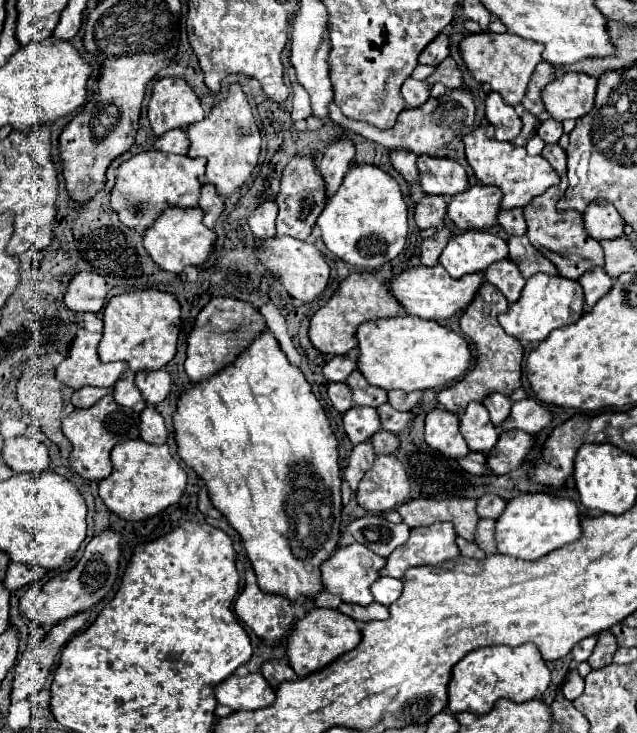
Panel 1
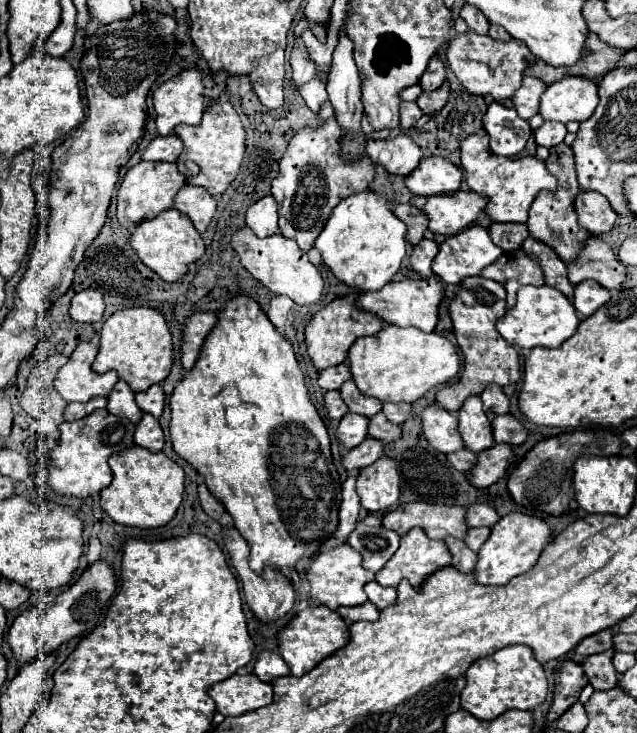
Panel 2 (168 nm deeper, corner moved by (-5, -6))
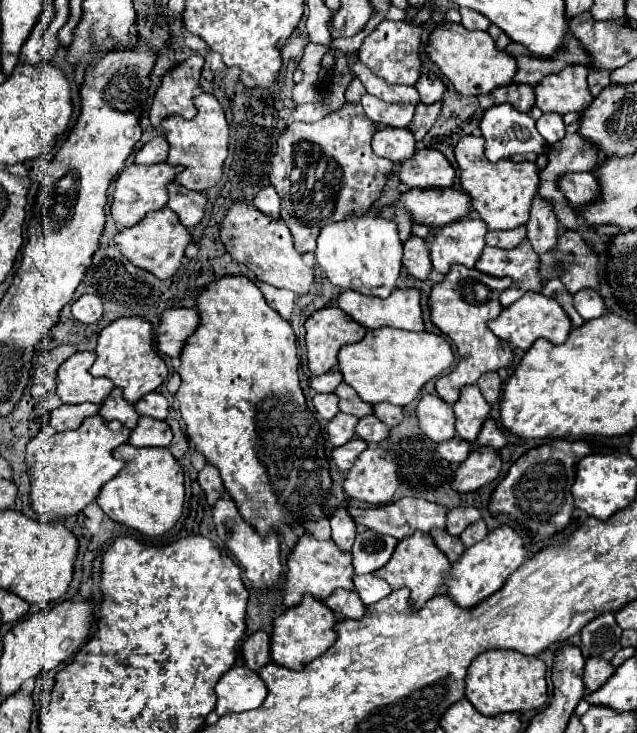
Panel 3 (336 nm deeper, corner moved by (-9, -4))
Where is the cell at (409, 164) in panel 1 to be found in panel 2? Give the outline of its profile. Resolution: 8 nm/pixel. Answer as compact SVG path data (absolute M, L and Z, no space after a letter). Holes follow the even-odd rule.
M403 133L391 139L367 139L365 149L373 163L379 163L391 175L403 177L409 175L423 157L419 145L409 135Z

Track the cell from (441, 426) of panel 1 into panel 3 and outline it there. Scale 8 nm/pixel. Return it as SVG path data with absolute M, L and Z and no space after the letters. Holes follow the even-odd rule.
M423 395L417 405L417 419L423 433L435 441L443 443L453 439L455 433L455 415L453 407L445 403L439 395Z

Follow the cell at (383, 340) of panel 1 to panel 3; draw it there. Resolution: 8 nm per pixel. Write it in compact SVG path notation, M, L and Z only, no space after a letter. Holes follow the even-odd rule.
M379 327L379 329L367 331L367 335L359 343L341 347L337 359L339 359L339 371L343 373L343 381L349 383L365 403L375 405L375 403L385 401L385 403L401 405L401 407L417 399L419 389L433 377L439 377L443 371L451 369L455 361L451 345L441 335L427 333L427 331L413 333L413 331L403 331L403 329L393 329L393 327Z

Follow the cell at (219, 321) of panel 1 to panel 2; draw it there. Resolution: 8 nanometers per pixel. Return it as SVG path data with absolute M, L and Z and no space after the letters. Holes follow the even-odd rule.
M211 311L209 313L193 313L185 321L183 341L181 341L181 365L183 365L183 369L189 371L193 367L207 333L213 329L215 323L217 323L217 315Z

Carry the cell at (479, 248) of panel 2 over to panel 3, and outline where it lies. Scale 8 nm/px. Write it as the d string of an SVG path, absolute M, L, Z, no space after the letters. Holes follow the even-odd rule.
M461 219L441 227L433 239L431 263L439 273L449 273L451 265L475 267L485 249L487 223L481 219Z

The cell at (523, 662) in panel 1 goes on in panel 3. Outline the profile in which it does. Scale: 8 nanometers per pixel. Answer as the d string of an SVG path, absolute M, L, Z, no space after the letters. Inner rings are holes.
M487 651L473 659L467 671L465 697L481 715L499 715L507 711L529 711L547 703L545 663L539 657L525 657L517 651Z

